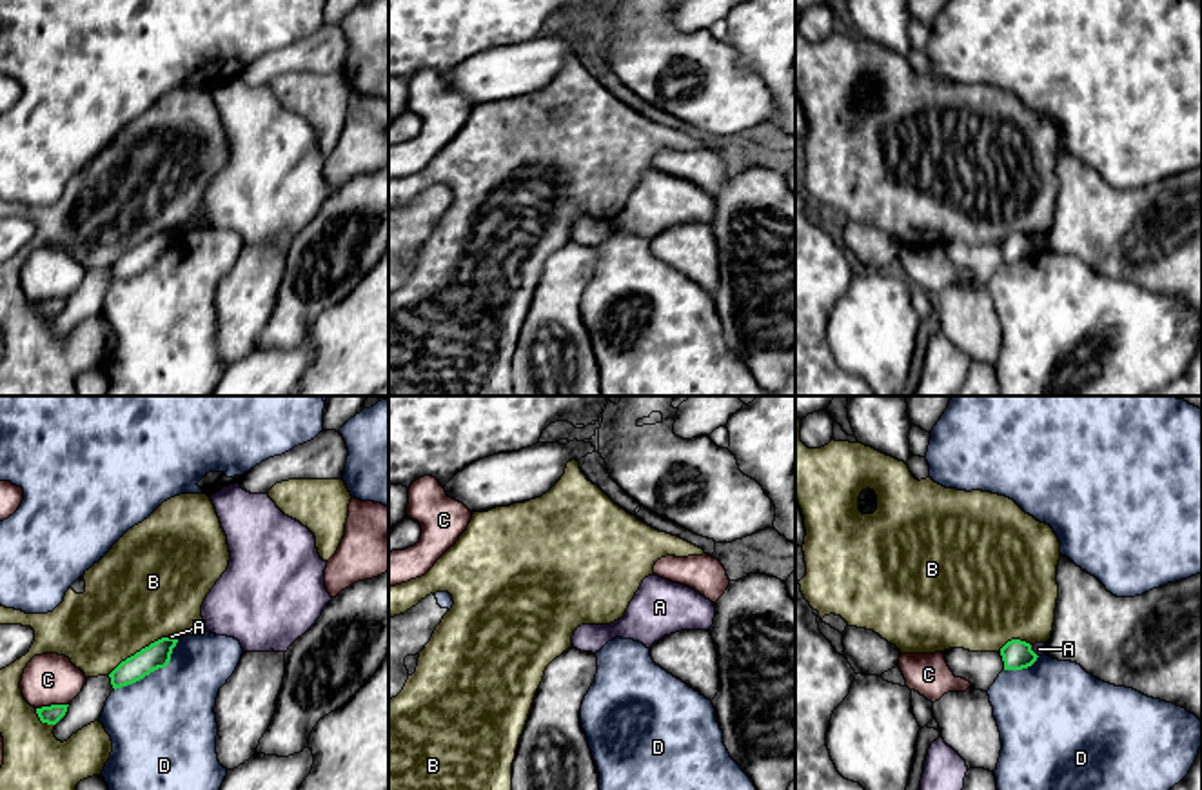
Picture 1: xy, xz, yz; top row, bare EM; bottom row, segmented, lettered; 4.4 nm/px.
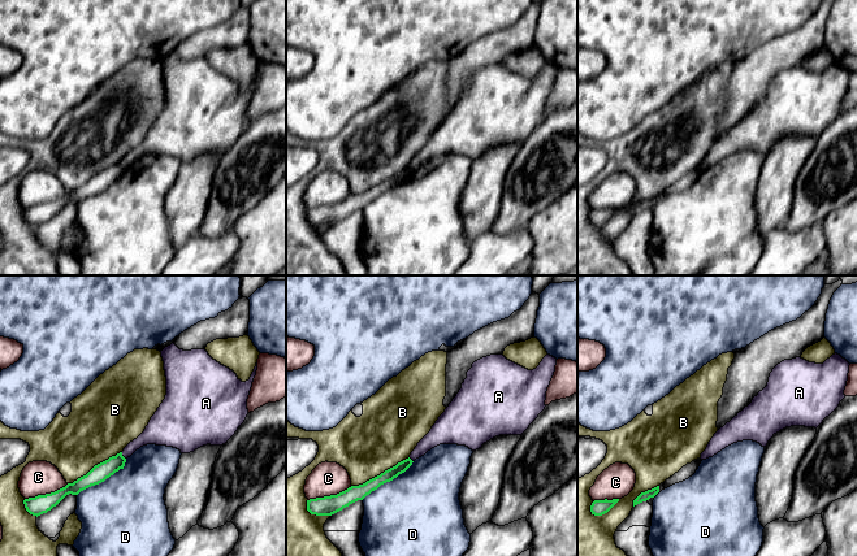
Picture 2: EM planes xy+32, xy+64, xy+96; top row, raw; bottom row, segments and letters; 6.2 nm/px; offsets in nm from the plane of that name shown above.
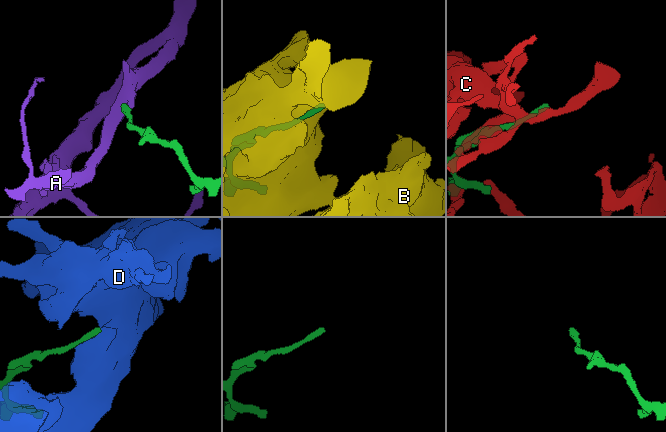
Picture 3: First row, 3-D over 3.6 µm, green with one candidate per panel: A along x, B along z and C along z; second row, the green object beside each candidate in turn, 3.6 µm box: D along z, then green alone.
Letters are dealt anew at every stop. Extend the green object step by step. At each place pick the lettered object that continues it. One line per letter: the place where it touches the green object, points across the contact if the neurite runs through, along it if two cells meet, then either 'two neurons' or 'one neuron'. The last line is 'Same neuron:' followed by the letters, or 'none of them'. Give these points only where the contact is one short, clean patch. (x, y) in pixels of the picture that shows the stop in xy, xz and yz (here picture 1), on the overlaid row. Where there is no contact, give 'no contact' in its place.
A: contact yz (1032, 651); border yz (1030, 645), (1037, 656); two neurons
B: contact xy (140, 651); two neurons
C: contact xy (51, 705); two neurons
D: contact xy (153, 671); two neurons
Same neuron: none of them

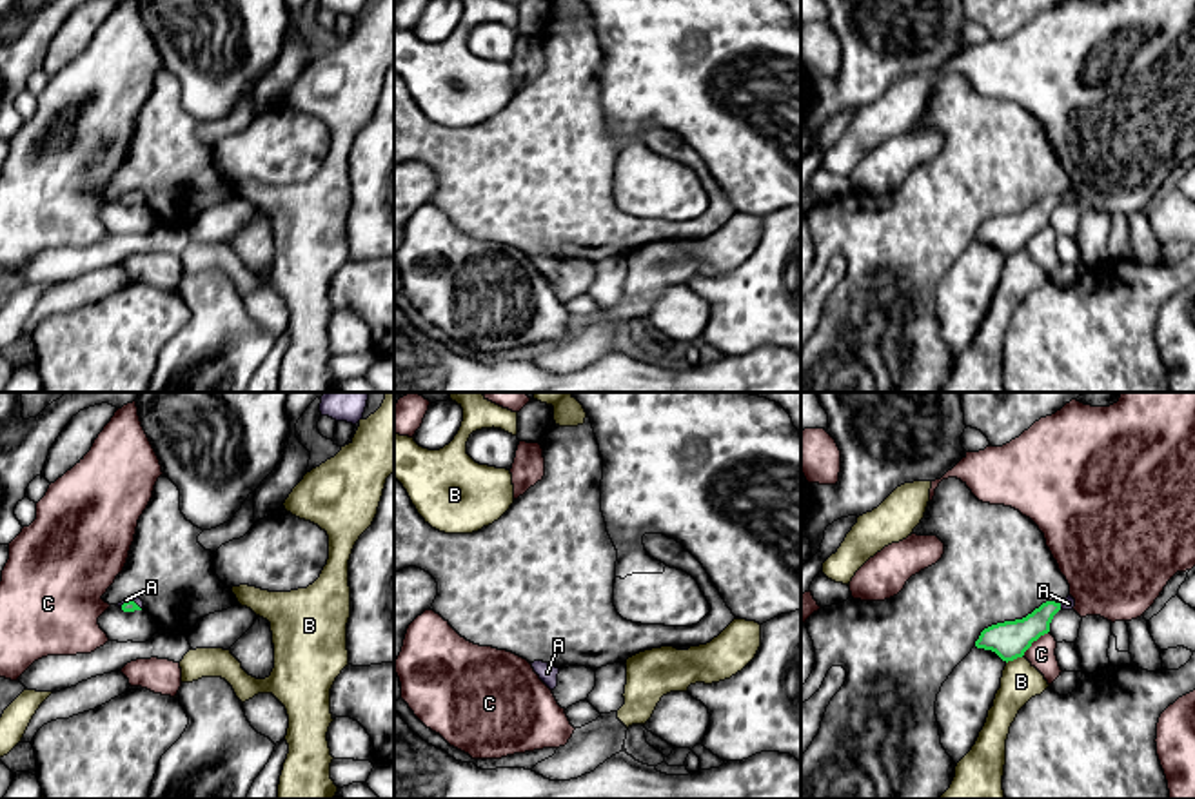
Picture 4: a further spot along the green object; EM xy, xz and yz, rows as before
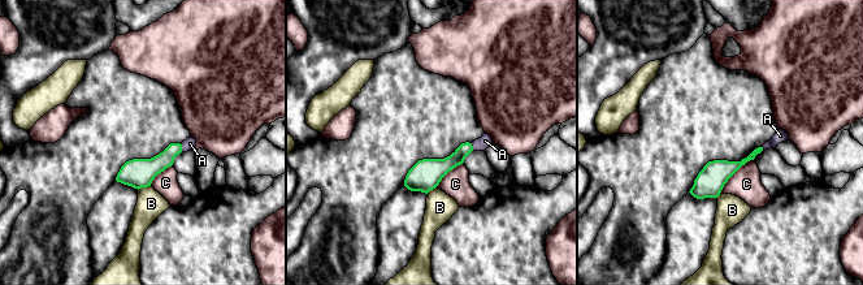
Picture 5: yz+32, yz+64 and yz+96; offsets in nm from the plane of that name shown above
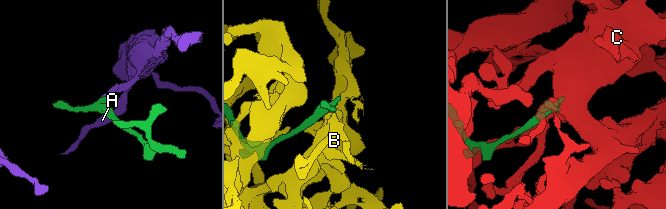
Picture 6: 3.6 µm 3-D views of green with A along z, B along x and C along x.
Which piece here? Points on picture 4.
A: contact xy (131, 600); one neuron
B: contact yz (1014, 658); two neurons
C: contact yz (1034, 640); two neurons
Same neuron: A

